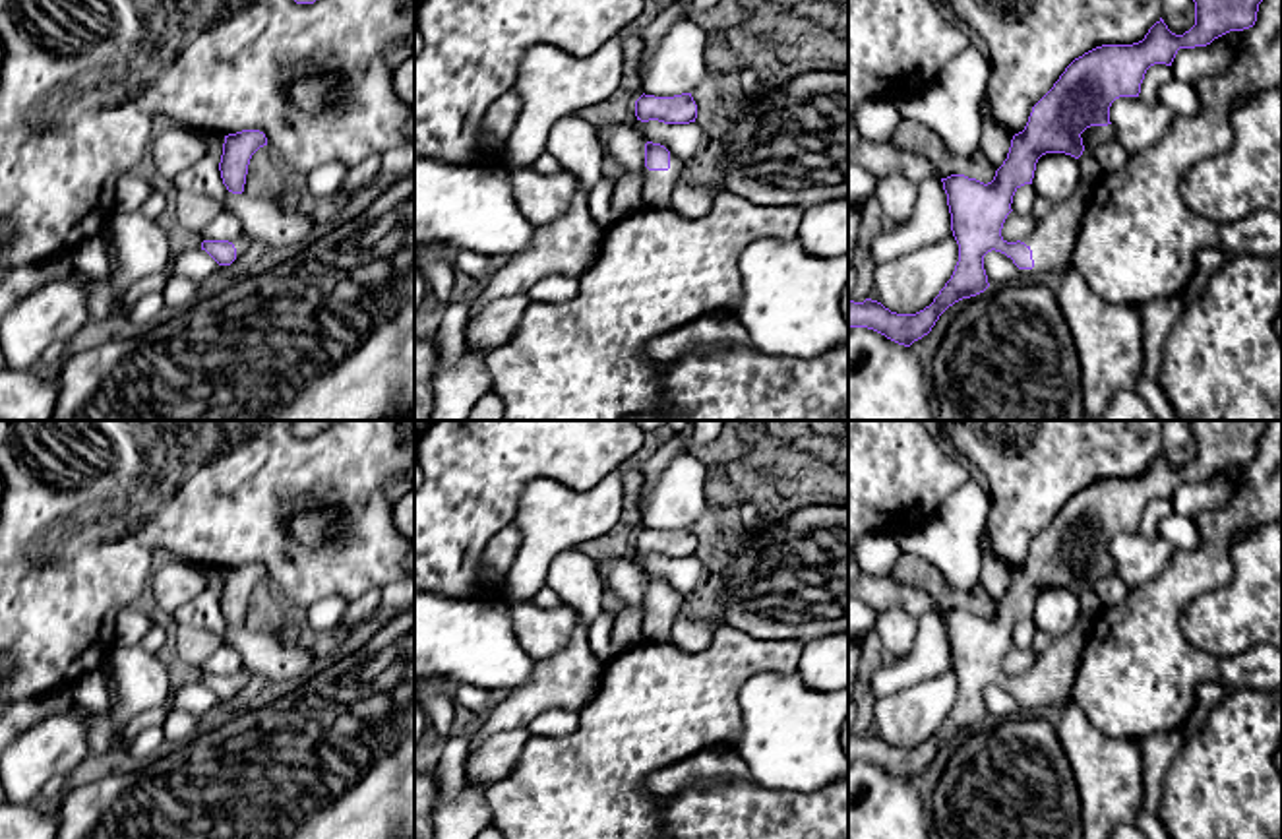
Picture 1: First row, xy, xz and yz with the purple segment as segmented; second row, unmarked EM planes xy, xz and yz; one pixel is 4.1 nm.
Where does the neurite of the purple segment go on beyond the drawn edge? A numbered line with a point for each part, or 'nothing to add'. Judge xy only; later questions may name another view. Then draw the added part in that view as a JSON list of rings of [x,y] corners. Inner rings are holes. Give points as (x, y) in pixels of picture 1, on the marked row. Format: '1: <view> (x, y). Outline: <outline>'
nothing to add

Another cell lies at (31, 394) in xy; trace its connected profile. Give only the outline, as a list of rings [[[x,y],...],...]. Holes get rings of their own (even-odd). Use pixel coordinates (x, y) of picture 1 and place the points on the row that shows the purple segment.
[[[46,366],[0,368],[0,420],[50,420],[58,380]]]

